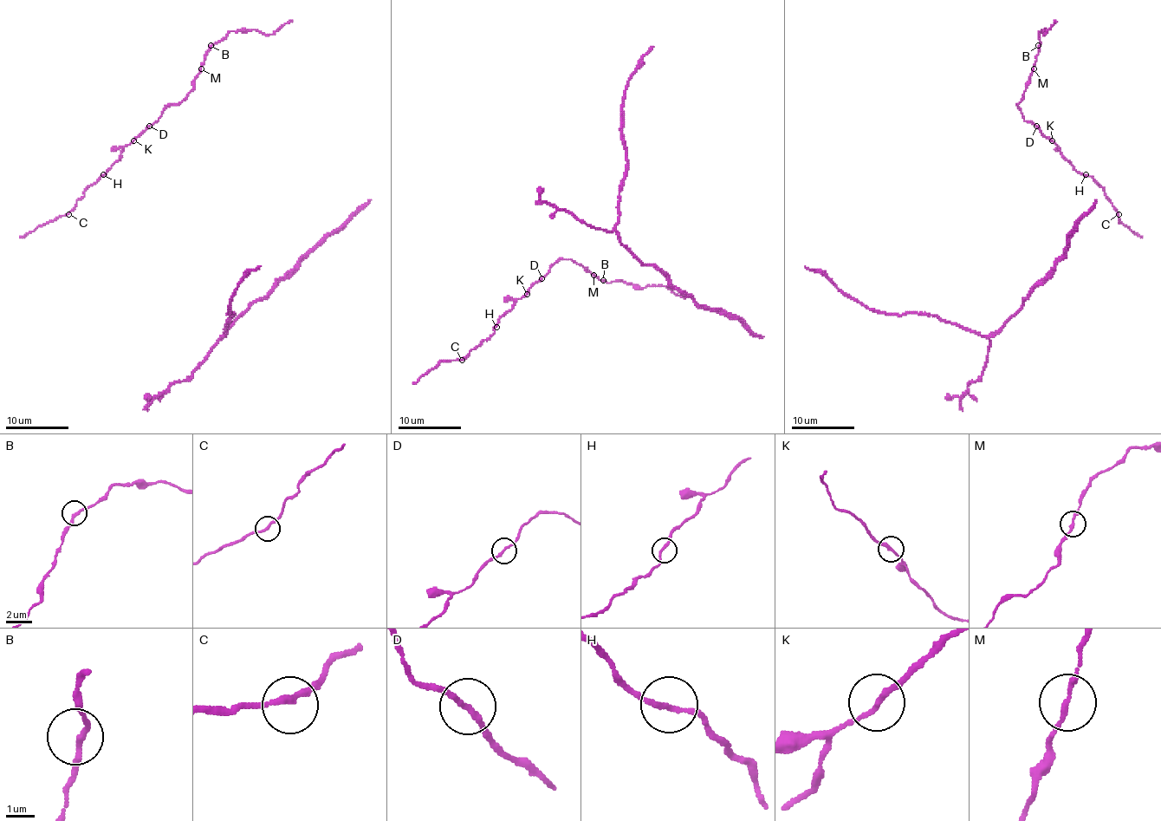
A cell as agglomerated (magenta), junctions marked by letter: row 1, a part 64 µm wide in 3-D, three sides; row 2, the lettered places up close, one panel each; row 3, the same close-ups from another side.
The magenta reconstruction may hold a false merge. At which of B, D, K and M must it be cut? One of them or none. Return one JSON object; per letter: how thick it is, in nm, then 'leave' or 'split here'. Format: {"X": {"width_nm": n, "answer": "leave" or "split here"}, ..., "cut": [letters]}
{"B": {"width_nm": 200, "answer": "leave"}, "D": {"width_nm": 190, "answer": "leave"}, "K": {"width_nm": 190, "answer": "leave"}, "M": {"width_nm": 190, "answer": "leave"}, "cut": []}

